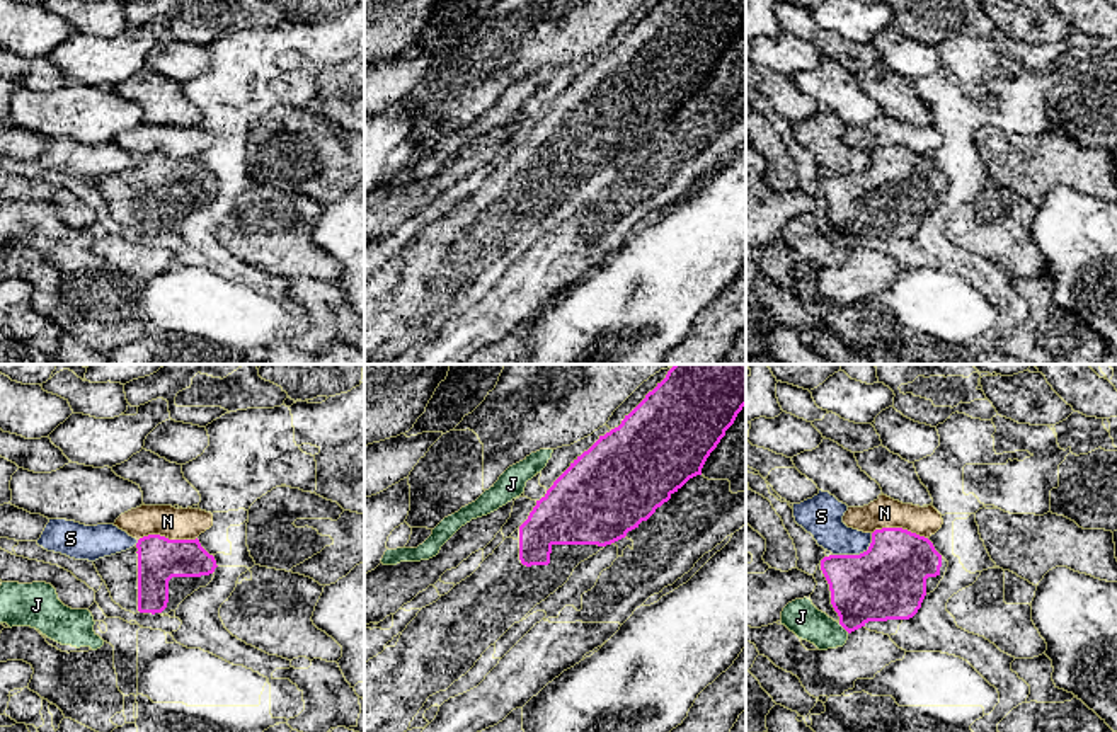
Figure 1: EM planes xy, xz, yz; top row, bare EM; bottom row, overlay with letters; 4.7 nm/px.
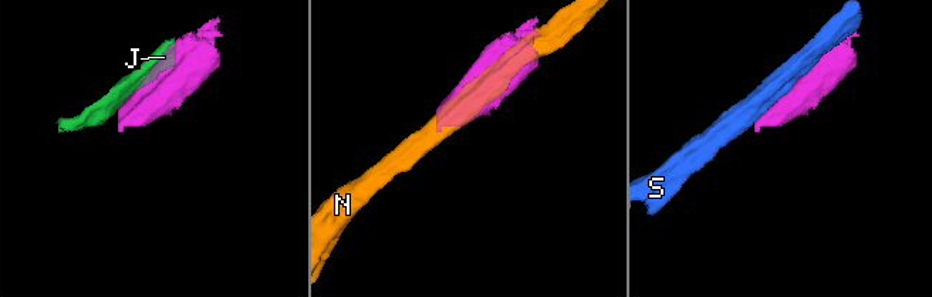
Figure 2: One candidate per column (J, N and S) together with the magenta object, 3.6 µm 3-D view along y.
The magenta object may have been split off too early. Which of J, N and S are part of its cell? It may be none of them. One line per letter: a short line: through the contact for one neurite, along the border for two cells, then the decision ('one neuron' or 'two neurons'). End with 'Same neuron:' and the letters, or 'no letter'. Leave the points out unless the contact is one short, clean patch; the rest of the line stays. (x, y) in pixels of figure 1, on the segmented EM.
J: line yz (838, 623), (848, 632); two neurons
N: two neurons
S: two neurons
Same neuron: no letter

